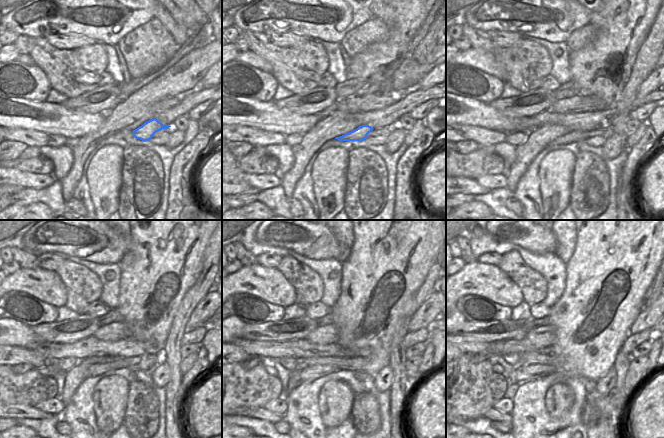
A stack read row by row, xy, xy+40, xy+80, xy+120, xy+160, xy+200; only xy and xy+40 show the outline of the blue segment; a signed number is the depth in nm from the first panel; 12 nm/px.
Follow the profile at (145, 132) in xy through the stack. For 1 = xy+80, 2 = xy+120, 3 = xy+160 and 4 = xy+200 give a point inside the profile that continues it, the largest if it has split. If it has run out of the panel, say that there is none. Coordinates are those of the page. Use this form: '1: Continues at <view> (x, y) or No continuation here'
1: Continues at xy+80 (574, 136)
2: Continues at xy+120 (96, 369)
3: Continues at xy+160 (308, 373)
4: Continues at xy+200 (522, 373)

